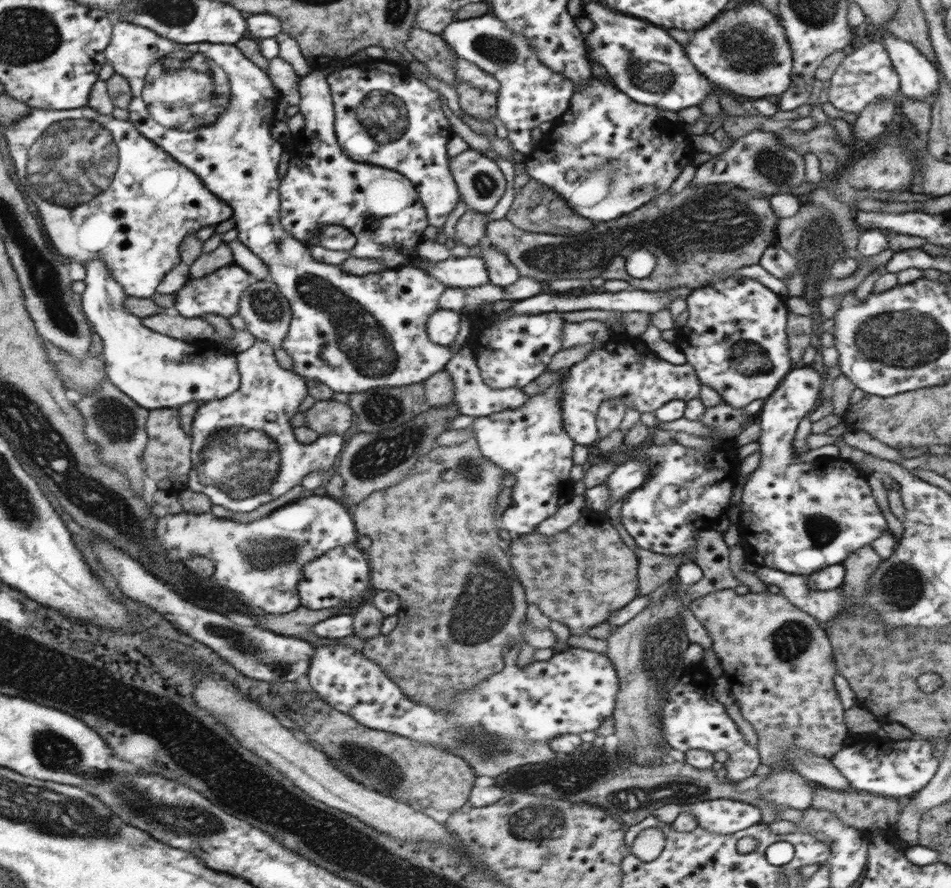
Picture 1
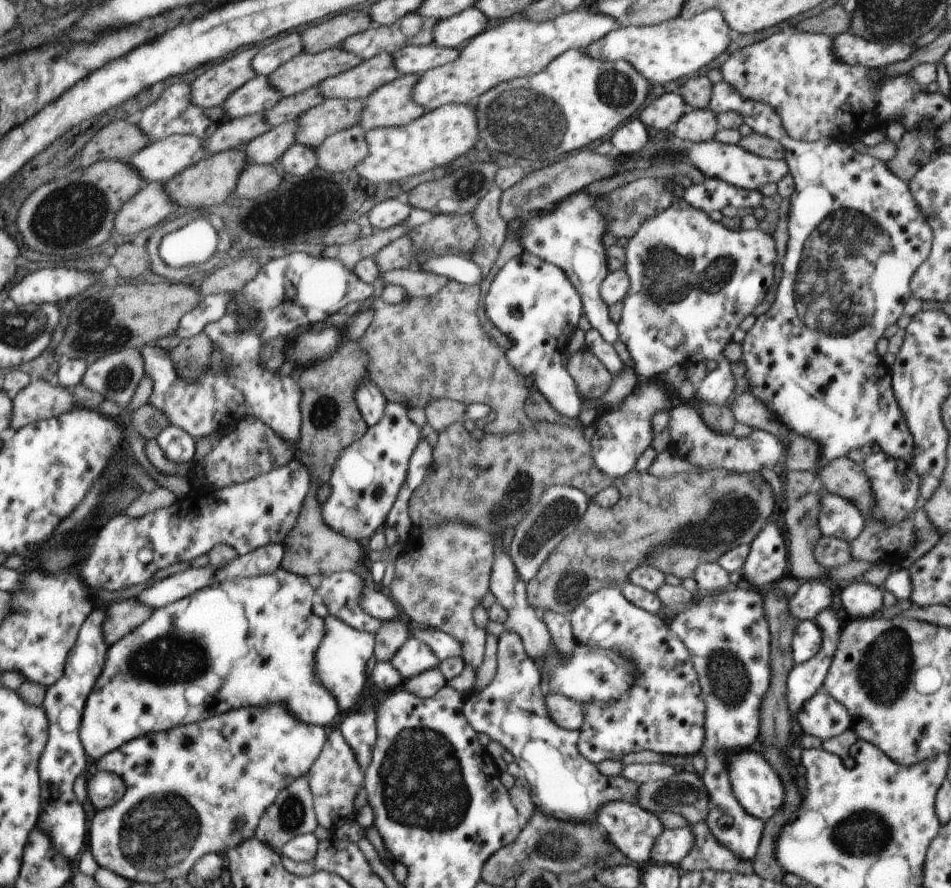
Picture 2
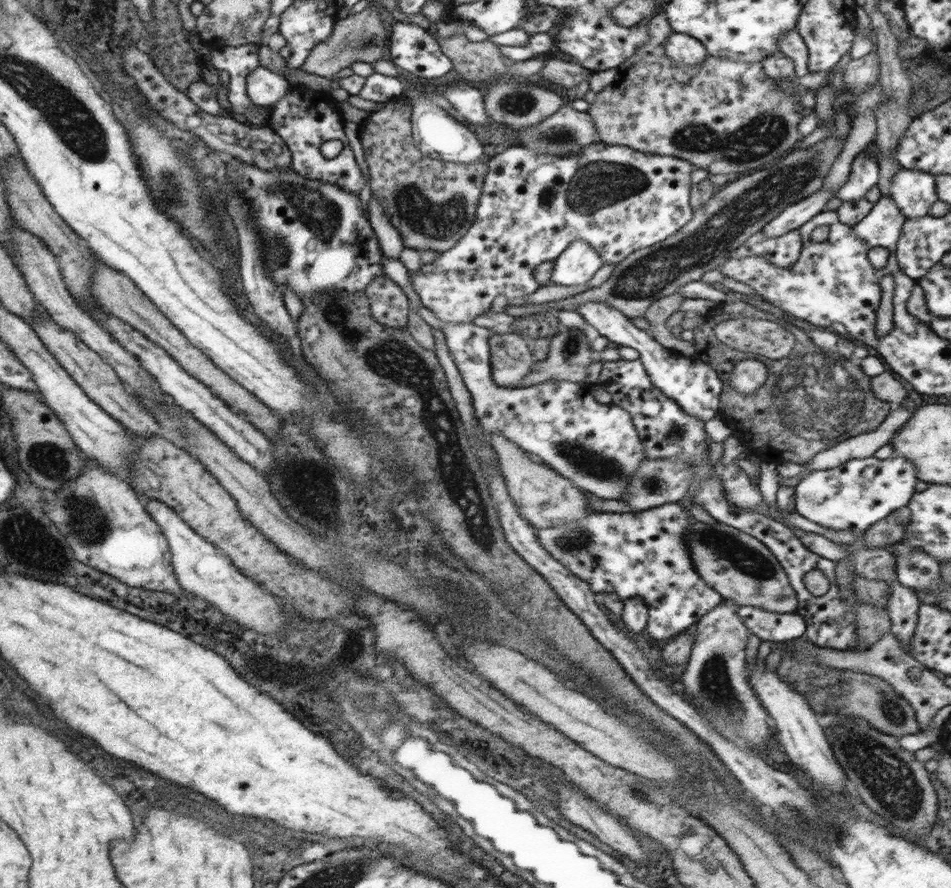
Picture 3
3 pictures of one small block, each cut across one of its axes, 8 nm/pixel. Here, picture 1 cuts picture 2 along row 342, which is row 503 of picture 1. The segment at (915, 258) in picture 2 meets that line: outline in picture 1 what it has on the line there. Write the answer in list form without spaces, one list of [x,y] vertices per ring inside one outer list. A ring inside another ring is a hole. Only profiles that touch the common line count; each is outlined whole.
[[[810,366],[800,367],[792,369],[780,382],[778,388],[764,400],[763,407],[761,412],[757,416],[757,421],[761,426],[761,435],[759,439],[759,444],[761,447],[761,461],[759,467],[750,475],[750,479],[746,482],[743,489],[743,495],[741,499],[741,511],[739,513],[739,522],[740,527],[740,538],[745,543],[746,548],[749,554],[758,554],[762,558],[762,567],[768,567],[788,574],[795,575],[808,575],[813,572],[818,572],[824,567],[840,564],[843,560],[847,559],[847,556],[851,552],[858,551],[859,548],[870,546],[874,540],[882,536],[884,533],[888,533],[888,523],[886,523],[886,518],[882,515],[882,511],[872,495],[872,489],[868,484],[867,475],[858,469],[857,465],[847,459],[839,457],[822,457],[817,458],[813,462],[796,462],[794,457],[795,453],[792,453],[792,442],[795,437],[798,425],[802,418],[808,416],[812,411],[816,409],[816,403],[821,400],[821,388],[823,386],[824,380],[820,377],[820,374],[812,369]]]

